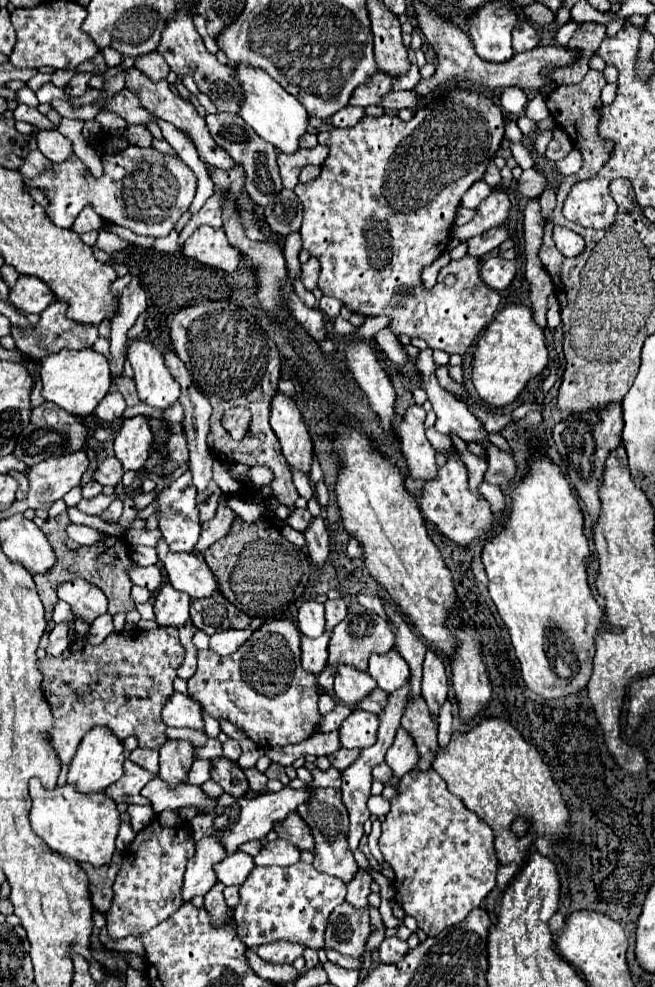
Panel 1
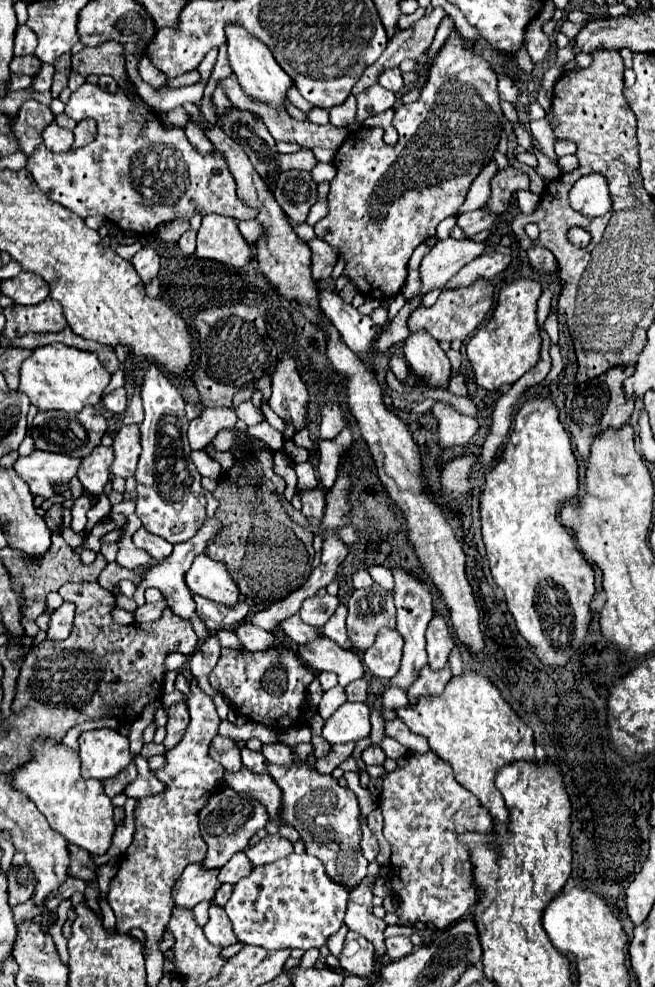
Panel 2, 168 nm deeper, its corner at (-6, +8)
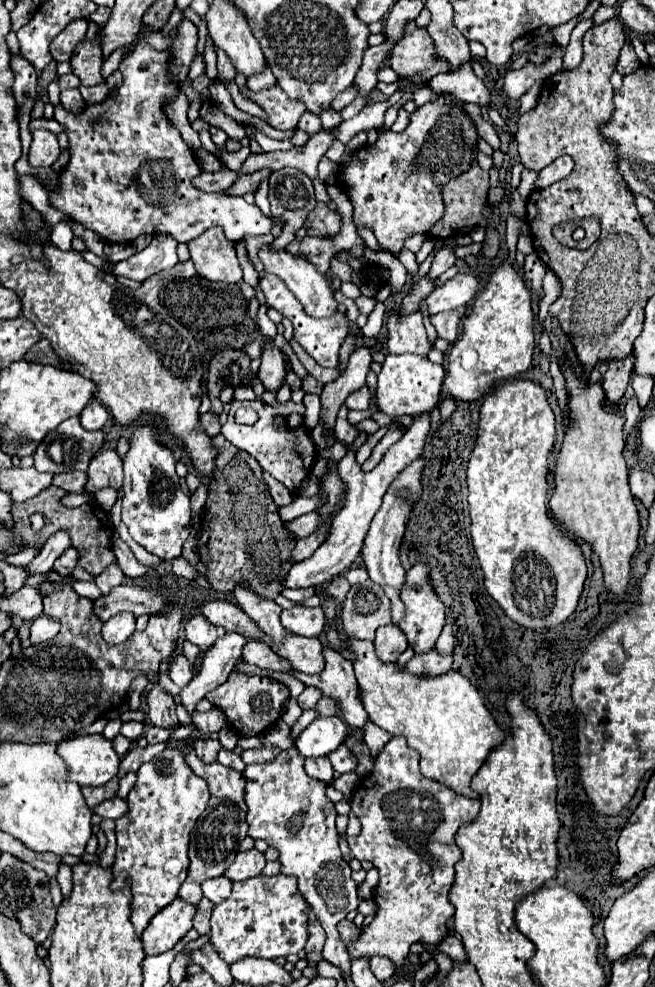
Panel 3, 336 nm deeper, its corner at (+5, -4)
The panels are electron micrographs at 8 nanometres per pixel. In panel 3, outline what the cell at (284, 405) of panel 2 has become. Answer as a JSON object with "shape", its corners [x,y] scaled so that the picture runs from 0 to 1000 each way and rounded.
{"shape":[[[414,349],[402,357],[392,381],[402,387],[408,397],[423,397],[435,389],[435,367],[432,367],[429,355],[420,349]]]}

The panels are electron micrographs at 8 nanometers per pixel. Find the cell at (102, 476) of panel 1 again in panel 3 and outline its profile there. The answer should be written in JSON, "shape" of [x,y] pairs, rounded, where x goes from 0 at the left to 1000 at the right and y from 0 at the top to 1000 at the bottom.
{"shape":[[[93,478],[81,484],[81,490],[96,494],[99,498],[111,498],[111,501],[136,501],[139,507],[145,507],[145,501],[130,498],[130,486],[133,486],[133,478]]]}

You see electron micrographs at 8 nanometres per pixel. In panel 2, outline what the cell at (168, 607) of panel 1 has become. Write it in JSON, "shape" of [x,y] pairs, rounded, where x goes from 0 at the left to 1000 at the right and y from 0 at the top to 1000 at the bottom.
{"shape":[[[253,608],[247,610],[223,610],[220,614],[211,614],[205,618],[205,630],[208,632],[220,632],[220,630],[235,630],[244,626],[244,620],[256,614]]]}

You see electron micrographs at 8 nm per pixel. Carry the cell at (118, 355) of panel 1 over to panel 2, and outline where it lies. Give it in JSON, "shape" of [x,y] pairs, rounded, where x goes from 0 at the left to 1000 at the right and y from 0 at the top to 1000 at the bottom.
{"shape":[[[220,249],[217,253],[211,253],[205,259],[202,259],[202,270],[208,272],[208,276],[214,278],[214,282],[220,286],[226,286],[229,282],[235,282],[244,274],[244,257],[238,251],[232,249]]]}

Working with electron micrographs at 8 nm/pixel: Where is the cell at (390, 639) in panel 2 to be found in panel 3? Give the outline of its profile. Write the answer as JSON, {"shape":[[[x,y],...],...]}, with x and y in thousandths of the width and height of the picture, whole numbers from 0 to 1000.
{"shape":[[[594,632],[594,634],[585,634],[576,638],[576,646],[573,646],[573,661],[576,661],[576,667],[582,671],[594,671],[594,673],[603,673],[606,667],[618,661],[621,657],[621,648],[618,648],[618,642]]]}

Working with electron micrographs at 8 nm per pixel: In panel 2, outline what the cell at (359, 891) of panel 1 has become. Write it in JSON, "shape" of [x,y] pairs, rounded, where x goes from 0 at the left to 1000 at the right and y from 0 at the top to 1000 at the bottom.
{"shape":[[[550,896],[550,900],[544,900],[544,904],[534,904],[525,936],[531,938],[531,942],[547,944],[562,954],[568,954],[571,973],[577,975],[589,967],[589,958],[586,958],[589,936],[583,930],[574,930],[568,926],[568,910],[571,910],[568,900],[559,896]]]}

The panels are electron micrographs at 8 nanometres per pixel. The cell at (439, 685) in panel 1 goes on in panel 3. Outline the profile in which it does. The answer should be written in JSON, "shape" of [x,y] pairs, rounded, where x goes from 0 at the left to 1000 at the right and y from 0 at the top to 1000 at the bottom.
{"shape":[[[640,569],[621,580],[621,592],[612,600],[612,608],[621,614],[621,622],[618,622],[615,630],[609,632],[609,636],[618,640],[624,655],[634,659],[634,663],[658,661],[664,657],[664,650],[667,650],[676,634],[679,634],[679,614],[664,604],[661,596],[655,592],[655,573],[652,571]]]}

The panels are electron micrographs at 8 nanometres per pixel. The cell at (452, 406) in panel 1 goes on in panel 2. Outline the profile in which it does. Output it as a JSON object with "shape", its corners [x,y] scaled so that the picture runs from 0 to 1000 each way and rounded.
{"shape":[[[650,334],[626,336],[617,344],[617,361],[632,377],[641,377],[641,381],[653,381],[653,385],[660,385],[663,395],[684,391],[690,379],[687,365],[669,351],[669,344],[663,344]]]}

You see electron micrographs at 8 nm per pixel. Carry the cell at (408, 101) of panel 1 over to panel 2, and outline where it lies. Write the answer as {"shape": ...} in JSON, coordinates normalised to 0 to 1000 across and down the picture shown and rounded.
{"shape":[[[571,85],[562,91],[550,93],[544,97],[544,103],[547,103],[544,124],[531,128],[531,134],[547,132],[556,126],[559,120],[565,120],[571,116],[580,116],[580,113],[598,109],[605,105],[605,95],[595,93],[595,91],[589,91],[589,89],[583,89],[583,87],[577,87],[577,85]]]}

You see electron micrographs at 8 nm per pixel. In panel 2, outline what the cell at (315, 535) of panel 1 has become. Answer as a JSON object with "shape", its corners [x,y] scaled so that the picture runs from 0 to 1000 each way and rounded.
{"shape":[[[482,492],[476,496],[455,496],[452,494],[452,501],[458,503],[458,509],[461,509],[461,521],[467,525],[492,527],[492,521],[495,521],[495,496],[489,492]]]}

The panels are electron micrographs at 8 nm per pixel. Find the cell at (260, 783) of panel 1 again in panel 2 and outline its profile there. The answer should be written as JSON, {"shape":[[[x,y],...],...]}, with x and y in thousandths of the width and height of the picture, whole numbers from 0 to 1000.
{"shape":[[[369,758],[366,760],[366,766],[369,766],[369,772],[379,780],[385,782],[406,782],[406,770],[397,762],[385,762],[379,758]]]}

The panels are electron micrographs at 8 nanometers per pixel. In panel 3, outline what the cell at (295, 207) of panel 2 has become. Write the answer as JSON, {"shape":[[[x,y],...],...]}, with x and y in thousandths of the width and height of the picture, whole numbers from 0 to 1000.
{"shape":[[[432,170],[411,178],[411,205],[414,217],[429,221],[438,235],[463,229],[469,217],[481,211],[478,184],[472,178],[450,170]]]}

